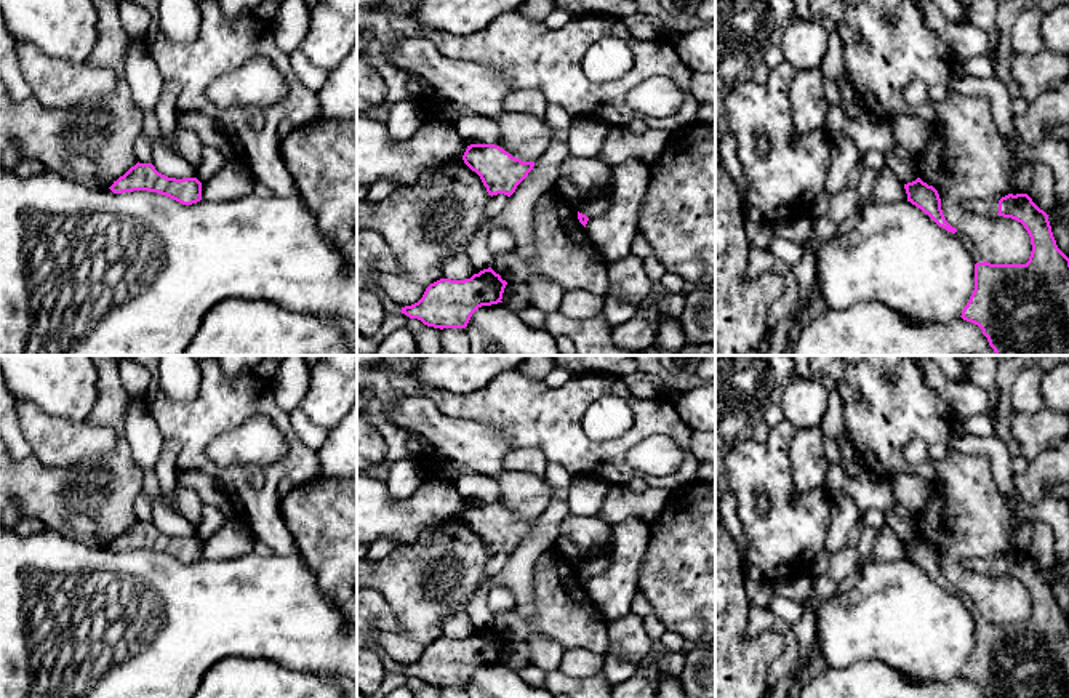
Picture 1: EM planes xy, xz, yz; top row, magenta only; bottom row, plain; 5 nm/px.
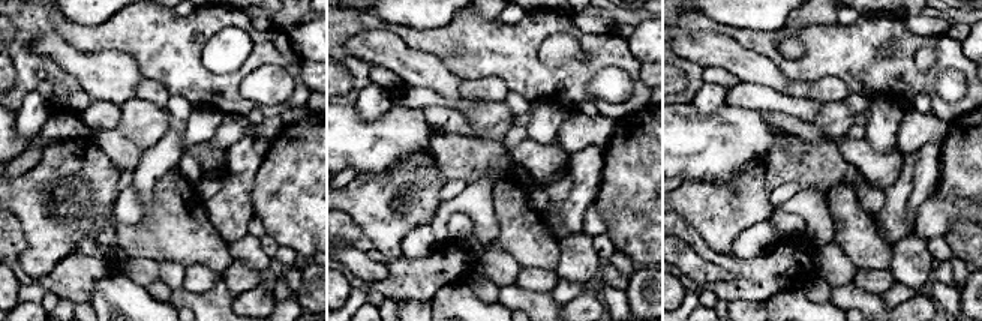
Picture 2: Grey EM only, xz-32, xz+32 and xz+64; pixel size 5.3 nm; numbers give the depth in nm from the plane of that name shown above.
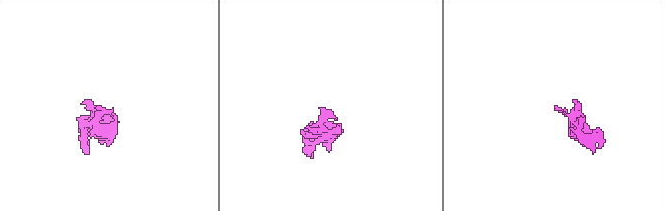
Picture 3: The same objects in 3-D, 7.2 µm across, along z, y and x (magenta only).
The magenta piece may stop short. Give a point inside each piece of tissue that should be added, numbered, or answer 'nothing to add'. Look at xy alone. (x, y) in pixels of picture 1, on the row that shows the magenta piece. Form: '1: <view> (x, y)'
nothing to add

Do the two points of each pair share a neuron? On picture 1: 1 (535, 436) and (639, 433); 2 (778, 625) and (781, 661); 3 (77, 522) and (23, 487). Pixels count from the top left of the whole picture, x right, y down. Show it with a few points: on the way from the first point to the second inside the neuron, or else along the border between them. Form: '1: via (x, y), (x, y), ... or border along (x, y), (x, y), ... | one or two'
1: via (560, 437), (573, 450), (613, 450) | one
2: via (788, 634), (789, 652) | one
3: via (64, 509), (48, 493), (36, 487) | one

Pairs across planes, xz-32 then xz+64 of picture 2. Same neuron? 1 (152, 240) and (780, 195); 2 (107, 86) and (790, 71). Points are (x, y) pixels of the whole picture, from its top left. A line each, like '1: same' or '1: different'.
1: different
2: different

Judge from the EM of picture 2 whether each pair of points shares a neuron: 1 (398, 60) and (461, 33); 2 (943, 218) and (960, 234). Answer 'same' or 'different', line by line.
1: different
2: different

